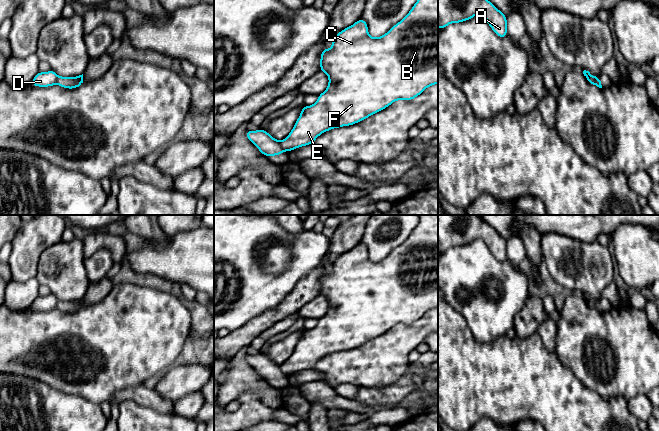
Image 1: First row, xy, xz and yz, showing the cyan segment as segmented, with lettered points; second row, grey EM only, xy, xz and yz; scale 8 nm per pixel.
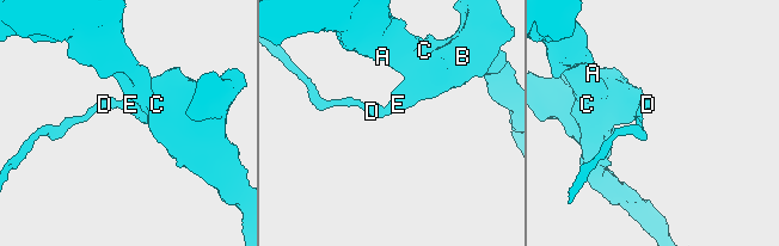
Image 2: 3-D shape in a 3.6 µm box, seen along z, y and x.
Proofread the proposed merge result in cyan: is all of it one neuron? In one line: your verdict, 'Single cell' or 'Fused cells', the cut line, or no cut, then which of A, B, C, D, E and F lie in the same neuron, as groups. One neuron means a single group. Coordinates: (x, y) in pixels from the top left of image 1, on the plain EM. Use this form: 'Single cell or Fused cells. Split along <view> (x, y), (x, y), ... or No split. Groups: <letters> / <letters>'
Fused cells. Split along xz (279, 366), (285, 374). Groups: A B C E F / D

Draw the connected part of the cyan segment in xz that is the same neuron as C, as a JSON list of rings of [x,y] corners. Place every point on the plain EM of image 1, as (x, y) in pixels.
[[[420,215],[409,237],[383,260],[371,261],[368,249],[362,242],[341,254],[332,263],[332,271],[324,271],[320,281],[320,295],[327,298],[328,311],[318,319],[313,329],[303,330],[291,356],[280,366],[287,376],[311,369],[324,356],[361,346],[397,324],[415,323],[426,312],[438,308],[438,215]]]

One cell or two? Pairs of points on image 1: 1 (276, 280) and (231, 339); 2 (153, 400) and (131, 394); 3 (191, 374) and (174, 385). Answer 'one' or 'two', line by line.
1: two
2: one
3: one

